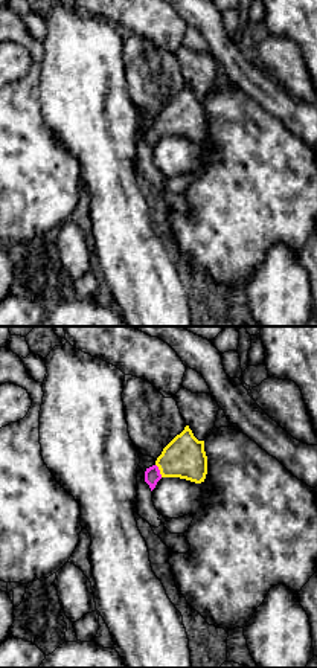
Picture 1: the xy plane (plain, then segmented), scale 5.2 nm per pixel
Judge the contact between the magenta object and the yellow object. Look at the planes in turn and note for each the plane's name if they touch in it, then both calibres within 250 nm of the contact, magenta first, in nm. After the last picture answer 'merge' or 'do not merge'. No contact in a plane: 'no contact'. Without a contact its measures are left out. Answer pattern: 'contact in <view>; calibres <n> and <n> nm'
contact in xy; calibres 80 and 220 nm

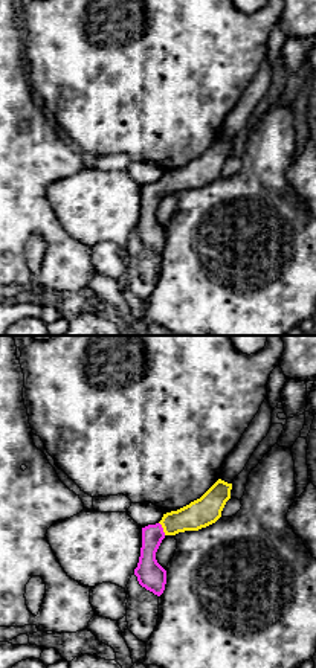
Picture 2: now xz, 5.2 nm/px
contact in xz; calibres 150 and 150 nm

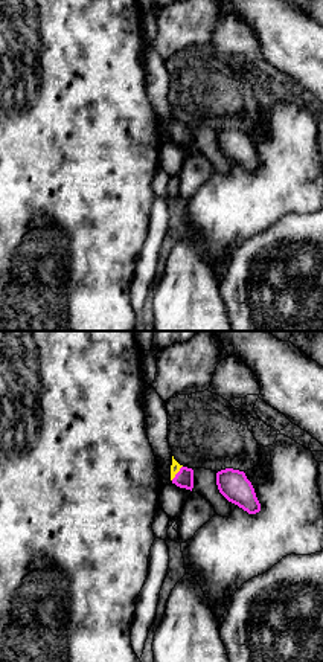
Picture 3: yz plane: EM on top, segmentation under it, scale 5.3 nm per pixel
contact in yz; calibres 100 and 50 nm

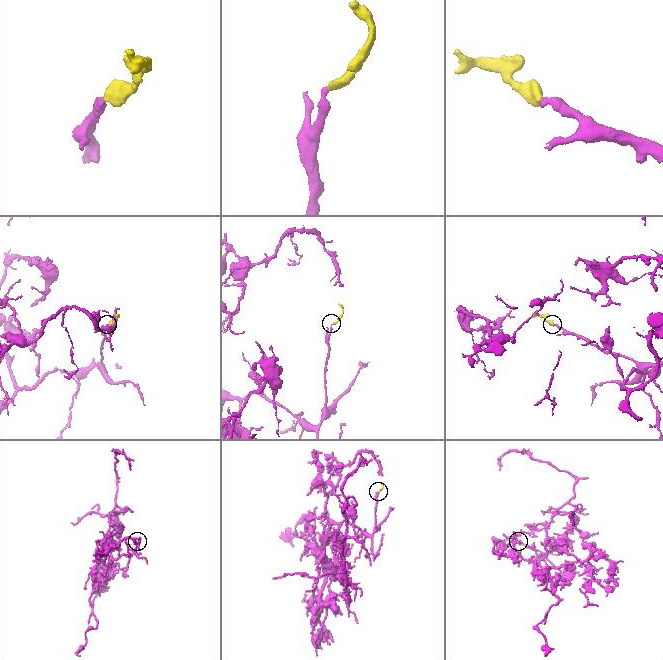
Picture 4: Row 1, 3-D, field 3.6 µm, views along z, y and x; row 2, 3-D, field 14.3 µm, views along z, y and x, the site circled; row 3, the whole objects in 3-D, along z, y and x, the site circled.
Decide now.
merge

